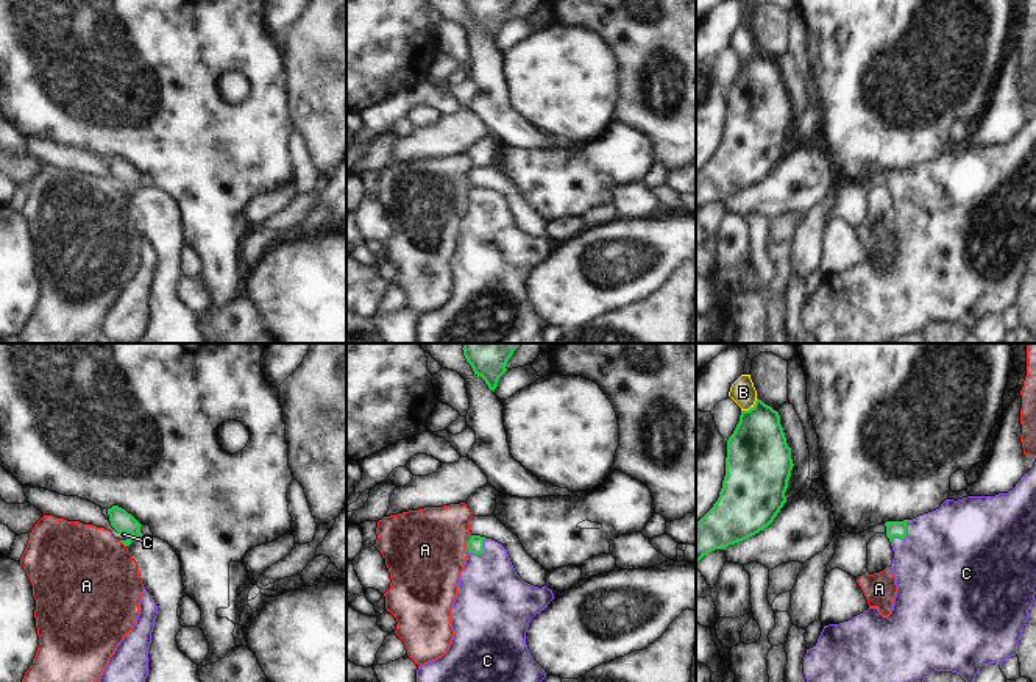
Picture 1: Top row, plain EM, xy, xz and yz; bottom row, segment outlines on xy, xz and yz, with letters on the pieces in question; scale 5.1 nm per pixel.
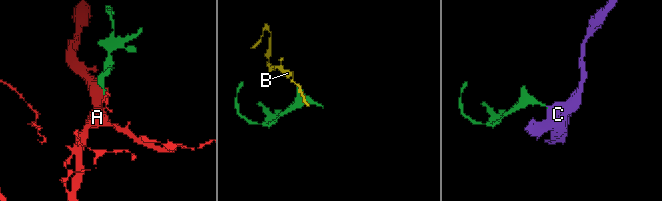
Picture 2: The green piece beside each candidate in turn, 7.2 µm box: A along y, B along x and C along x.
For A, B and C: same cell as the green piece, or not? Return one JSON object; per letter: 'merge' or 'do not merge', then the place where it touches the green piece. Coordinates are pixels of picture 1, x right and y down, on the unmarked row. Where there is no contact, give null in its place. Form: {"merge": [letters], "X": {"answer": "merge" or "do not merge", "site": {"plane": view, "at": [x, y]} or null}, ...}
{"merge": ["C"], "A": {"answer": "do not merge", "site": {"plane": "xz", "at": [467, 194]}}, "B": {"answer": "do not merge", "site": {"plane": "yz", "at": [751, 58]}}, "C": {"answer": "merge", "site": {"plane": "yz", "at": [905, 186]}}}

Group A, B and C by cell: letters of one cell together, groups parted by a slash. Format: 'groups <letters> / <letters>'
groups A / B / C

